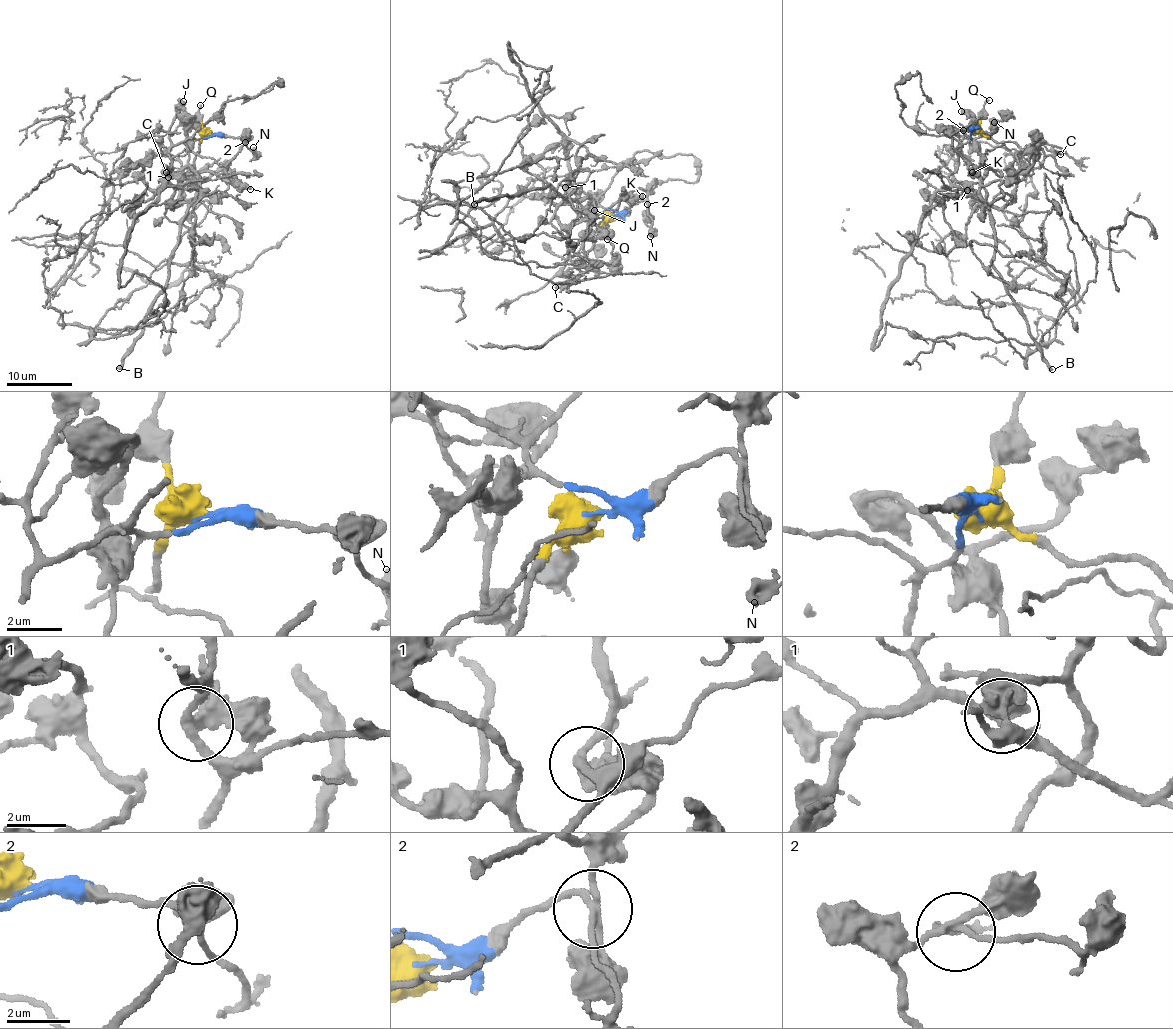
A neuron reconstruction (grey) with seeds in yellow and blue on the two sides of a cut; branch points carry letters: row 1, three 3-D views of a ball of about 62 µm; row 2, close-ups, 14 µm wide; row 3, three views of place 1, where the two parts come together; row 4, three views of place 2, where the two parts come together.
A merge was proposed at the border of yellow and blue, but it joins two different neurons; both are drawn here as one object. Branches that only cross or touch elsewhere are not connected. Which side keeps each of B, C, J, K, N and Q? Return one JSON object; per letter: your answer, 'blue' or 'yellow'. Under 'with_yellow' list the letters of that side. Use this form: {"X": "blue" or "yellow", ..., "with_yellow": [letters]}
{"B": "yellow", "C": "blue", "J": "blue", "K": "yellow", "N": "blue", "Q": "yellow", "with_yellow": ["B", "K", "Q"]}

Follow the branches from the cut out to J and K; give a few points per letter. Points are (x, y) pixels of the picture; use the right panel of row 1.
J: (975, 132), (963, 144), (959, 159), (958, 143), (973, 119), (960, 111)
K: (975, 131), (1016, 142), (1033, 165), (987, 184), (977, 170), (1000, 174), (984, 164), (968, 166), (972, 173)

